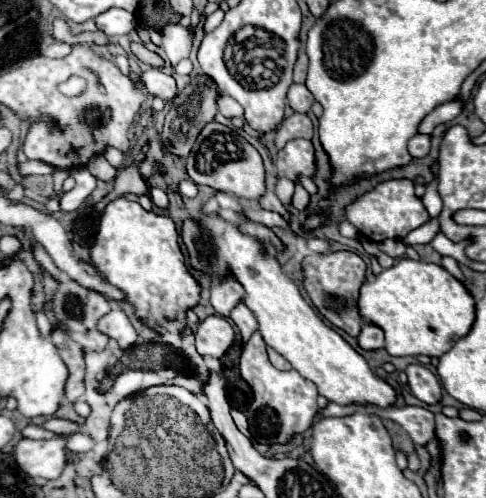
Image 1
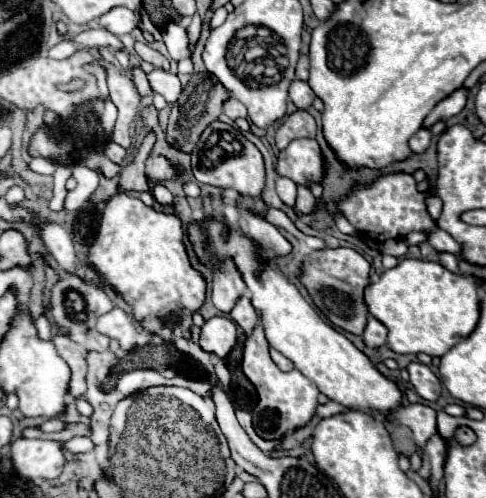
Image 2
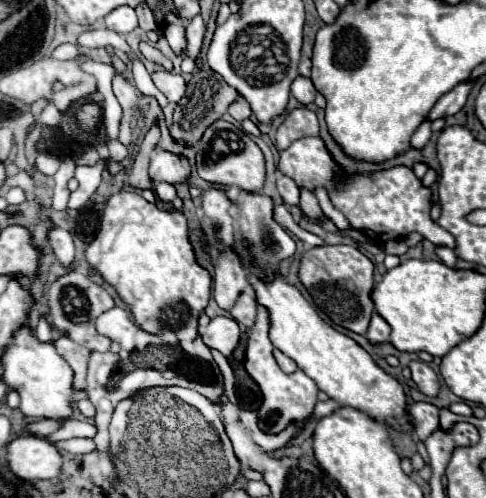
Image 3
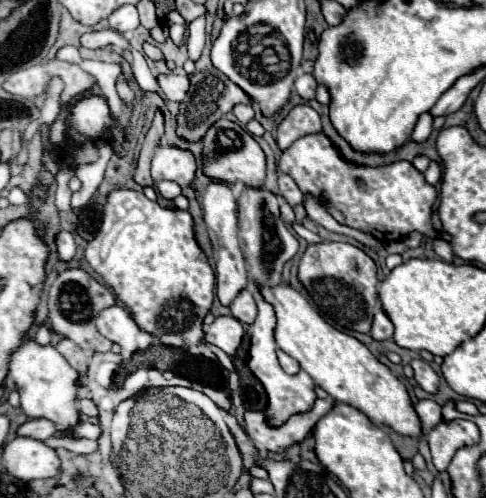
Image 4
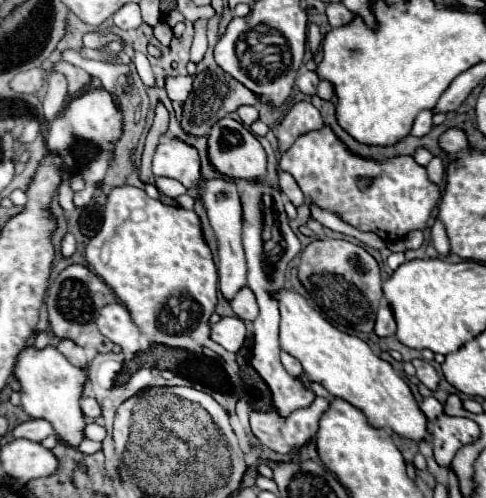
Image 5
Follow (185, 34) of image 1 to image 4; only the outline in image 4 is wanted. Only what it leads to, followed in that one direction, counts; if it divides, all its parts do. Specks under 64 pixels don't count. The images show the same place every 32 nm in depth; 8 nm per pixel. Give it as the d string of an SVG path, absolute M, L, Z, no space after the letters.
M172 24L172 26L168 26L168 36L174 42L174 46L182 46L184 44L184 30L186 30L184 24Z

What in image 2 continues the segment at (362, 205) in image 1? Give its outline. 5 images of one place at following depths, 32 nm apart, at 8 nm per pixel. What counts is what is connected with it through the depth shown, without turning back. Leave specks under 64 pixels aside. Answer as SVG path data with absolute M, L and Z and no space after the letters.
M390 174L378 178L372 186L366 188L356 188L350 198L342 200L340 204L342 214L348 218L348 222L366 238L382 244L388 238L404 238L406 234L414 230L430 230L430 244L438 252L448 252L454 254L456 258L462 260L460 256L460 244L452 236L448 236L444 230L436 226L436 222L430 218L426 204L424 204L424 194L416 190L416 180L410 174Z

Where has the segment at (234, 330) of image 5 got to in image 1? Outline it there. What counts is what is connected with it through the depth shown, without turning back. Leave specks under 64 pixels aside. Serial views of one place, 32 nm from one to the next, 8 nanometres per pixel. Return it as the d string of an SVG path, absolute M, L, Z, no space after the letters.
M208 316L196 328L196 352L202 358L222 358L234 342L234 326L228 318Z

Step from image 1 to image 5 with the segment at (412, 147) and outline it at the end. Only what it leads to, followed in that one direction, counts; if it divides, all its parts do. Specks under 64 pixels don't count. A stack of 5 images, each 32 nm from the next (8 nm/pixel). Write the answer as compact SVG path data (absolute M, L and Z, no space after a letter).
M422 110L422 112L416 116L416 120L414 120L412 134L414 134L416 138L422 138L422 136L426 136L430 130L432 130L432 112L430 112L430 110Z

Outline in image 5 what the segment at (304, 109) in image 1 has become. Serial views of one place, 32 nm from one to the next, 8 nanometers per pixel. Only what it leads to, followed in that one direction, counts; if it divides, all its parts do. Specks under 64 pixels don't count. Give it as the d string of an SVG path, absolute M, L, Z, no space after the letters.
M300 72L298 80L296 80L296 88L306 94L306 96L314 96L316 94L316 86L318 86L318 76L316 72Z

